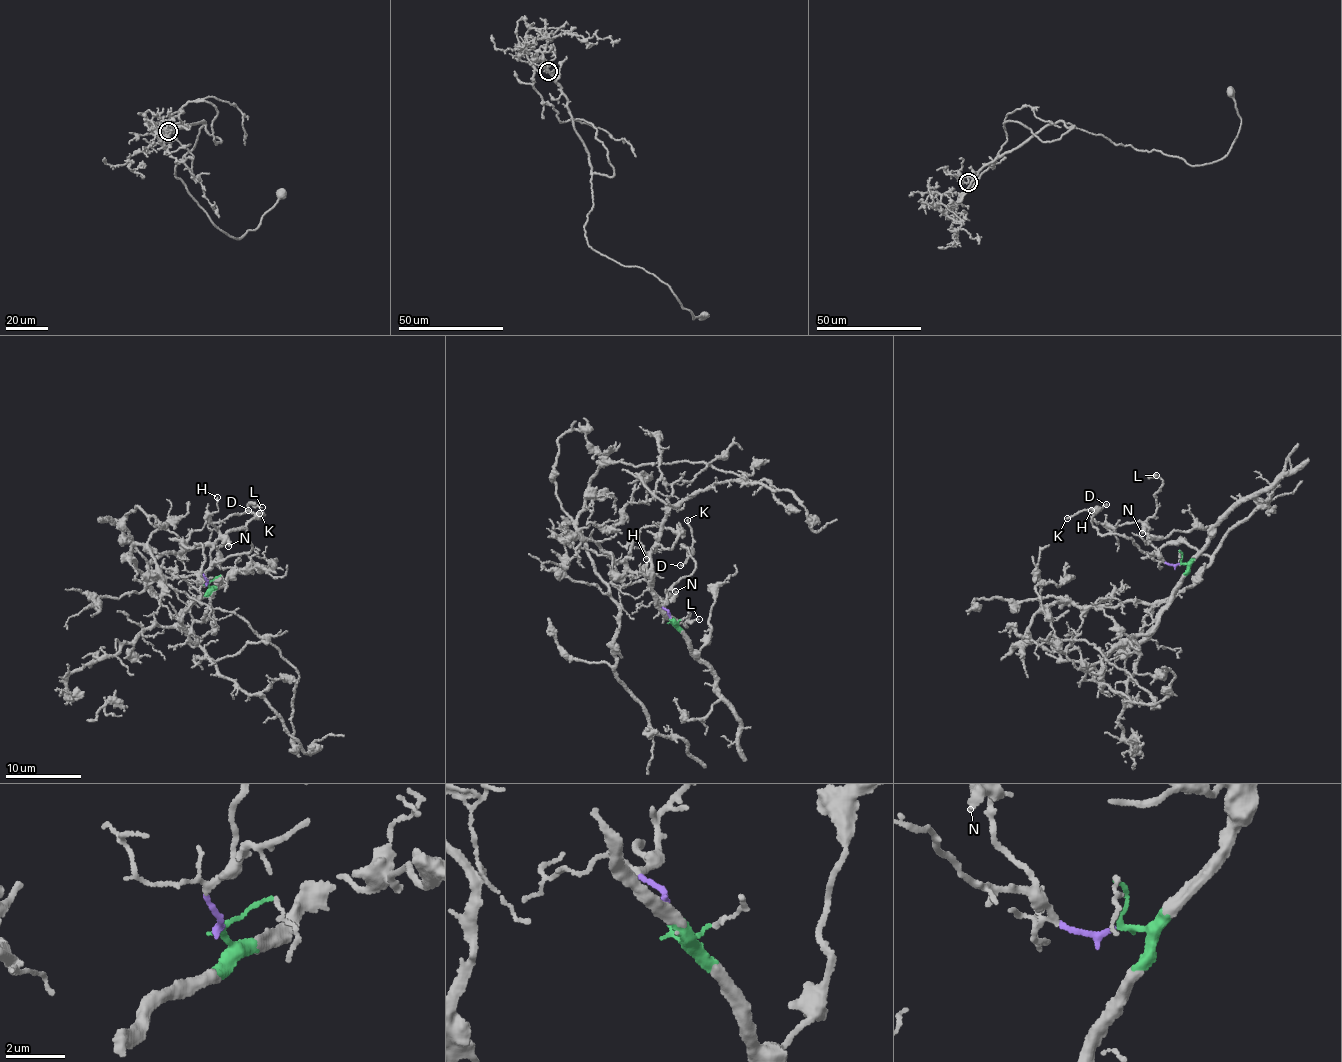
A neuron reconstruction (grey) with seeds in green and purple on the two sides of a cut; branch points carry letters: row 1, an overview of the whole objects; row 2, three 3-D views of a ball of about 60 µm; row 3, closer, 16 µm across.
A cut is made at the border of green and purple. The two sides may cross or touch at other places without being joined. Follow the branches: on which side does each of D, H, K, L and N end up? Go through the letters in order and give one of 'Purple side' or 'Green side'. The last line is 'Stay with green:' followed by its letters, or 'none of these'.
D: Purple side
H: Purple side
K: Purple side
L: Purple side
N: Purple side
Stay with green: none of these

